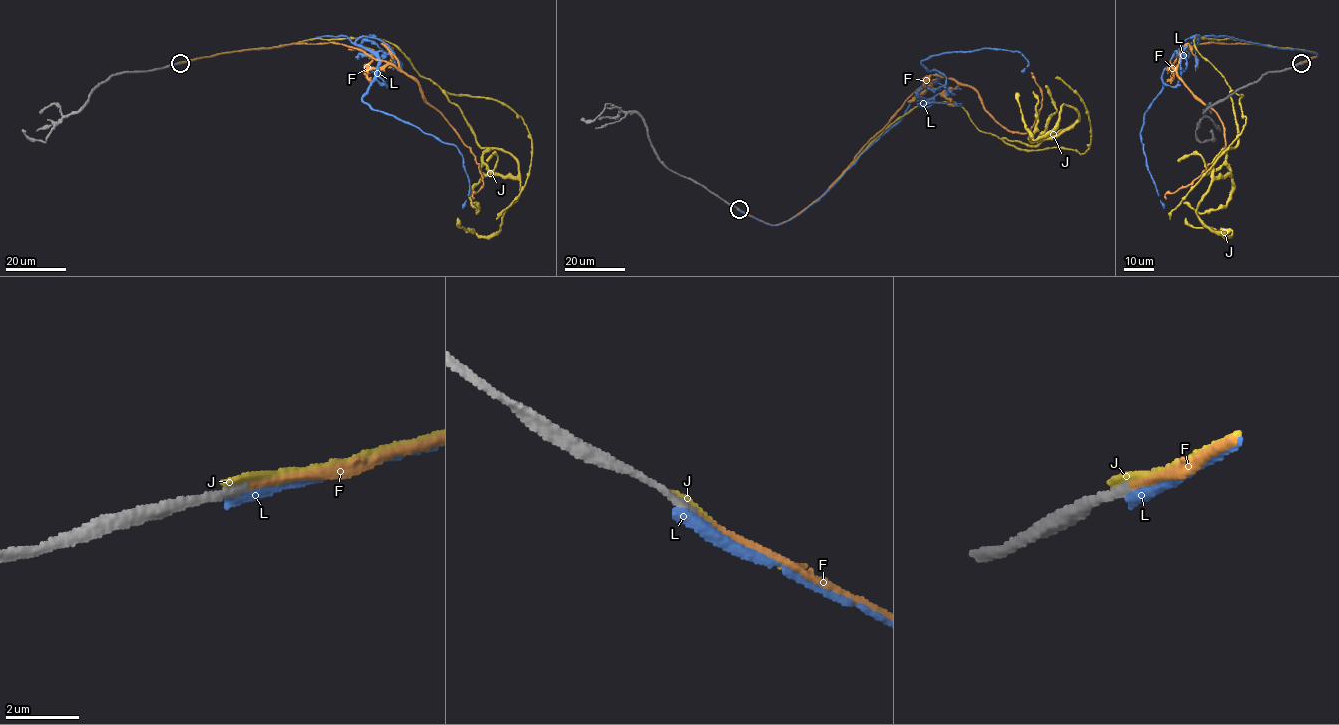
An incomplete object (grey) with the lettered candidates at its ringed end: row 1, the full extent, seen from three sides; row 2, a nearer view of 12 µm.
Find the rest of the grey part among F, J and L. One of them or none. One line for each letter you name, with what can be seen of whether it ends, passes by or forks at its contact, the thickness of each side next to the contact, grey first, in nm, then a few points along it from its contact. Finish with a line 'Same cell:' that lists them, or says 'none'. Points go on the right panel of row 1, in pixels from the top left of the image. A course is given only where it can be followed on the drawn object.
F: it ends; calibres 220 and 190 nm; course (1301, 63), (1317, 55), (1255, 43), (1204, 43), (1170, 60), (1217, 115), (1225, 147), (1166, 199)
Same cell: F

